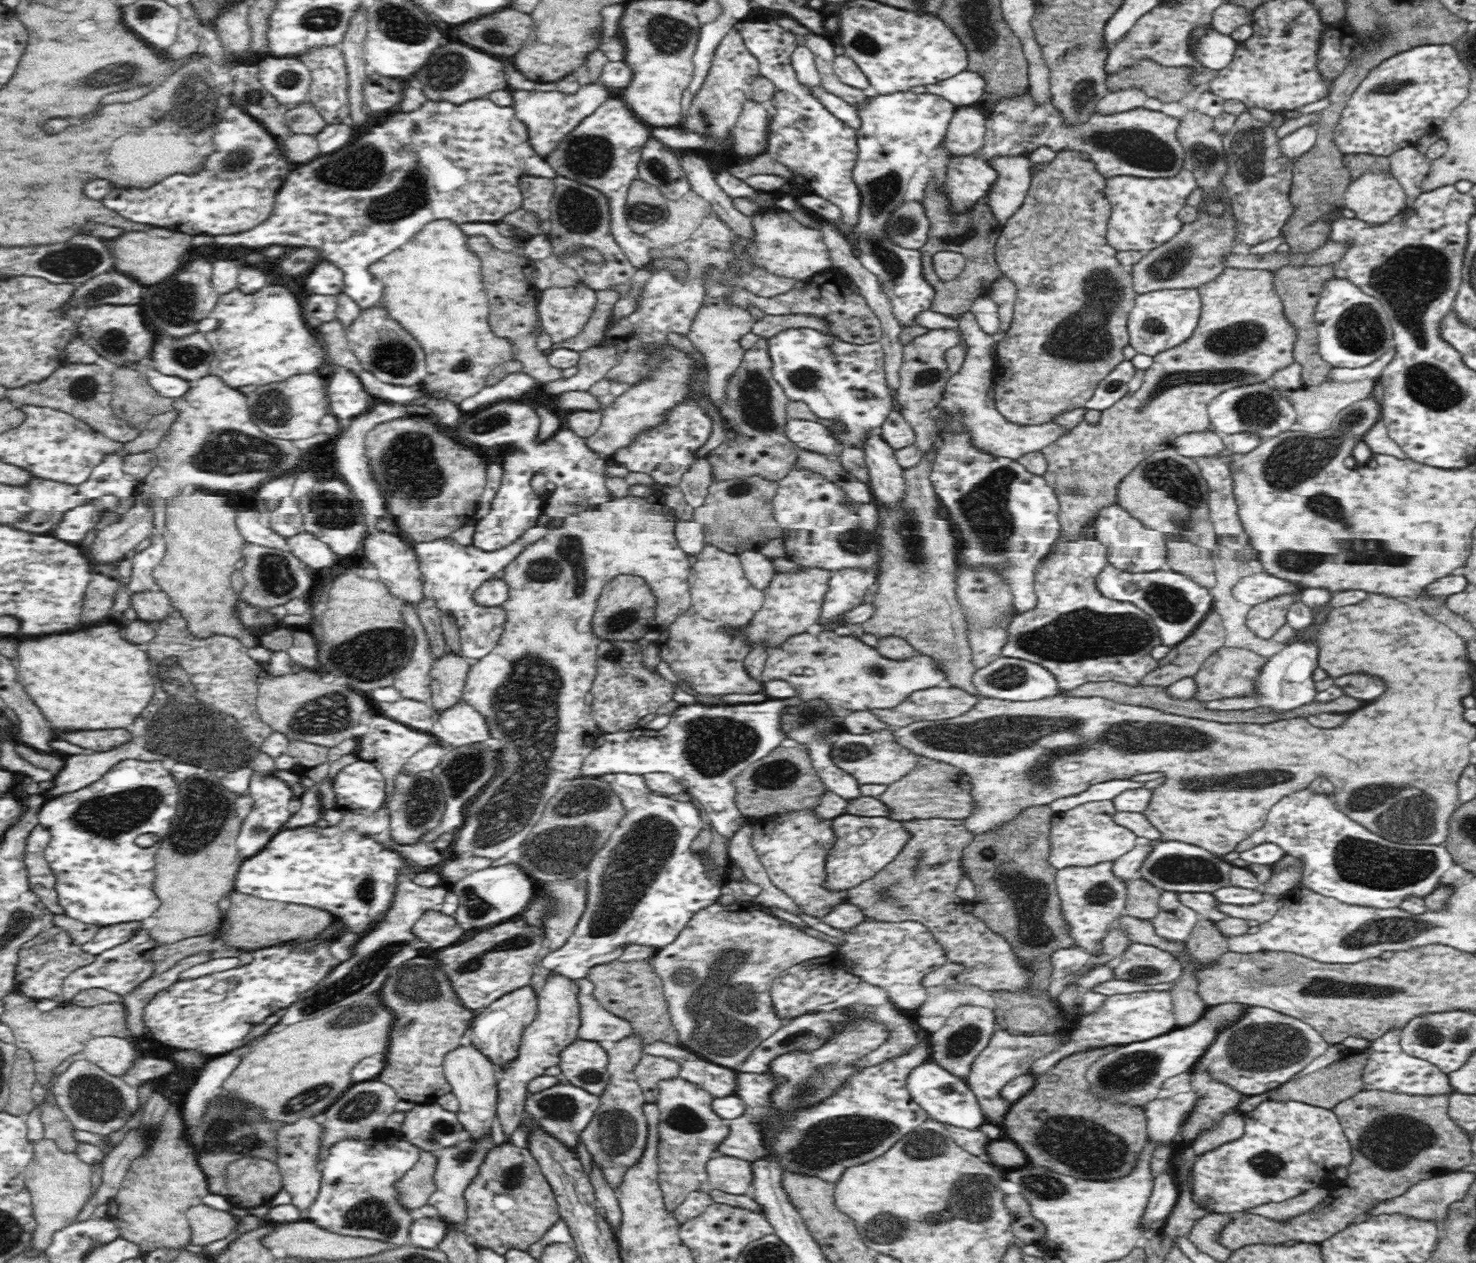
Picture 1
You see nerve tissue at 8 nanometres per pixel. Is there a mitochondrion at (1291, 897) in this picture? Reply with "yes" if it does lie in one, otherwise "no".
no

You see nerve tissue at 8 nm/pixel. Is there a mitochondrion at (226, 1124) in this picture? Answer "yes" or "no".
yes

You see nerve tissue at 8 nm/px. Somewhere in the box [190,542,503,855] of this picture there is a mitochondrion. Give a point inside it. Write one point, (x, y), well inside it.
(373, 655)

